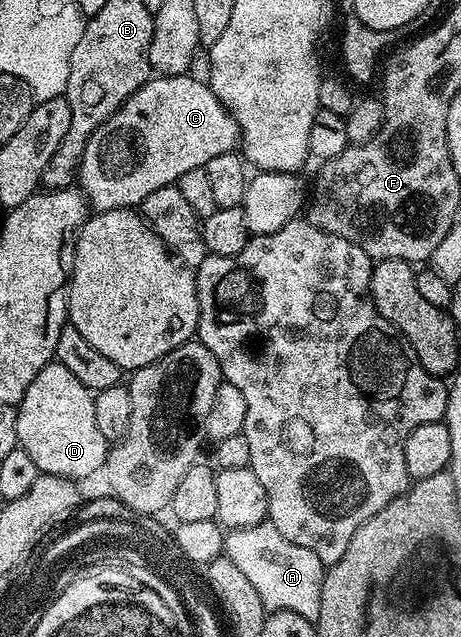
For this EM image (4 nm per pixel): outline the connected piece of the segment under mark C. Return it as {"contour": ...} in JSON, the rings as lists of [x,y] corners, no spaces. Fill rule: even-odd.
{"contour":[[[193,74],[180,76],[154,75],[131,98],[111,114],[87,138],[87,146],[81,155],[81,165],[75,173],[76,183],[85,196],[88,207],[94,213],[115,210],[116,208],[136,209],[159,186],[176,184],[177,179],[187,170],[204,168],[215,154],[227,154],[239,144],[239,133],[235,118],[219,102],[217,95],[204,79],[196,80]]]}

